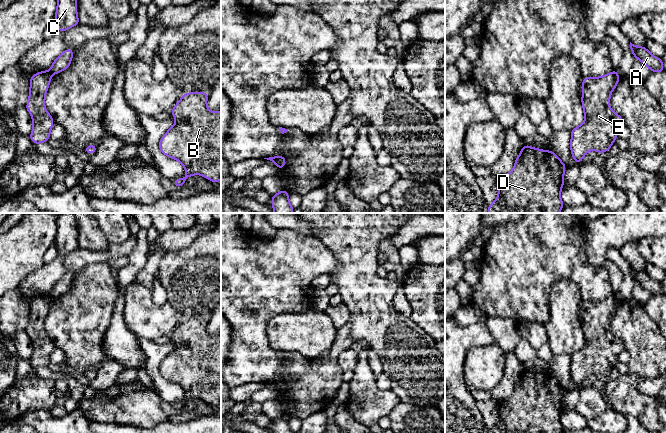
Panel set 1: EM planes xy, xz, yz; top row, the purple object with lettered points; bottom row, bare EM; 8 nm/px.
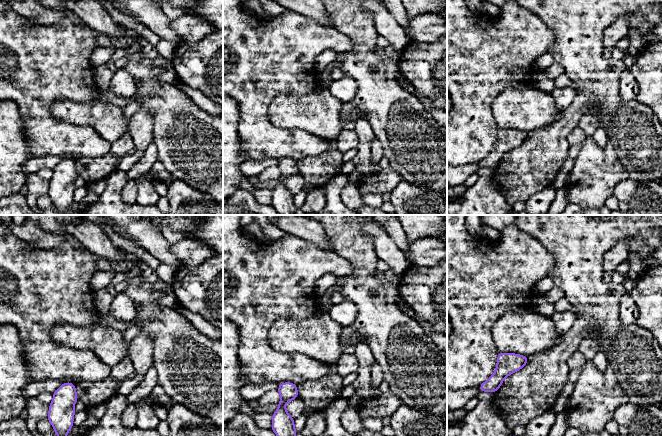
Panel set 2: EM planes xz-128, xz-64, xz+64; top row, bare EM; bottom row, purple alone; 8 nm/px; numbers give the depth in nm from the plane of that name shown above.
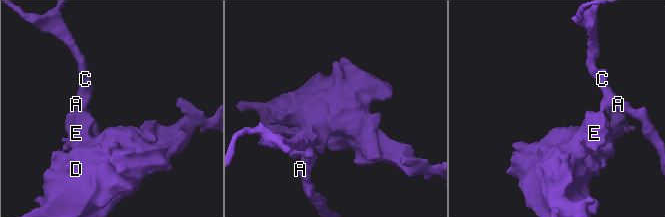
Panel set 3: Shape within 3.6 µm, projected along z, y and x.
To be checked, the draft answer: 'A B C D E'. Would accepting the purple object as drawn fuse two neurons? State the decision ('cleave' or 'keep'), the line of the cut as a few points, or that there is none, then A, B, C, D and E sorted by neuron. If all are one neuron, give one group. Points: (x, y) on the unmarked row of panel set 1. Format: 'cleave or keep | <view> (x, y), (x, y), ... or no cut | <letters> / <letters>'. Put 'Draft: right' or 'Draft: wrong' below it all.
cleave | xy (48, 295), (51, 298) | A C / B D E
Draft: wrong

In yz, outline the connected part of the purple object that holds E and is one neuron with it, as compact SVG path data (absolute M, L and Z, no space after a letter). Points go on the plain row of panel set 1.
M612 295L600 301L586 301L582 305L582 331L585 344L571 355L570 373L576 387L581 387L587 376L595 374L598 377L607 376L617 363L618 355L624 351L623 343L609 330L611 316L619 306L619 298Z

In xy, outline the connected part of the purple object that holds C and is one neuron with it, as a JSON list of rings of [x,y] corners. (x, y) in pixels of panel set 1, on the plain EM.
[[[61,213],[57,216],[57,233],[54,244],[58,256],[64,256],[80,248],[77,239],[77,220],[72,213]]]

